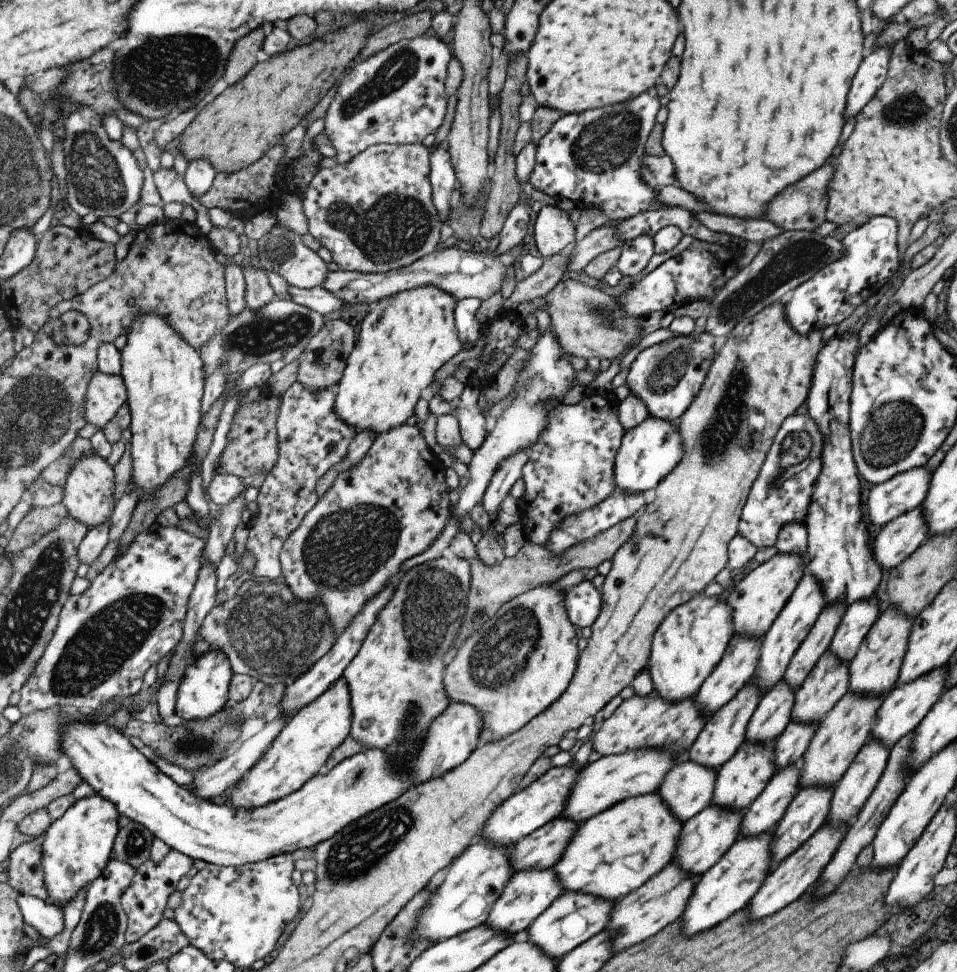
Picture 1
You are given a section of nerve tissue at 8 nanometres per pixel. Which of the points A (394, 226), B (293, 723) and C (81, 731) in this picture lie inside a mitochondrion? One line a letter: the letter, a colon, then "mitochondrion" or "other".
A: mitochondrion
B: other
C: other

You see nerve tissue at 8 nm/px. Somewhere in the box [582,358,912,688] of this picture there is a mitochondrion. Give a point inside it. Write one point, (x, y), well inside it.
(727, 428)

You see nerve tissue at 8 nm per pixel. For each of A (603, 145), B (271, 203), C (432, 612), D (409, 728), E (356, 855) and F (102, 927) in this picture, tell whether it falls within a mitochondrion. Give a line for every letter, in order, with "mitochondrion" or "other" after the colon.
A: mitochondrion
B: other
C: mitochondrion
D: mitochondrion
E: mitochondrion
F: mitochondrion

